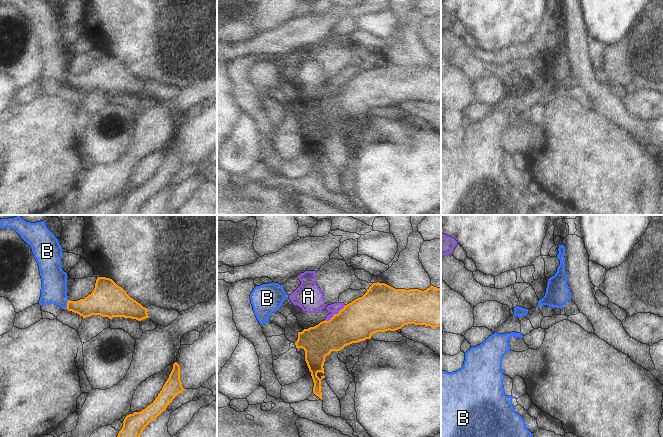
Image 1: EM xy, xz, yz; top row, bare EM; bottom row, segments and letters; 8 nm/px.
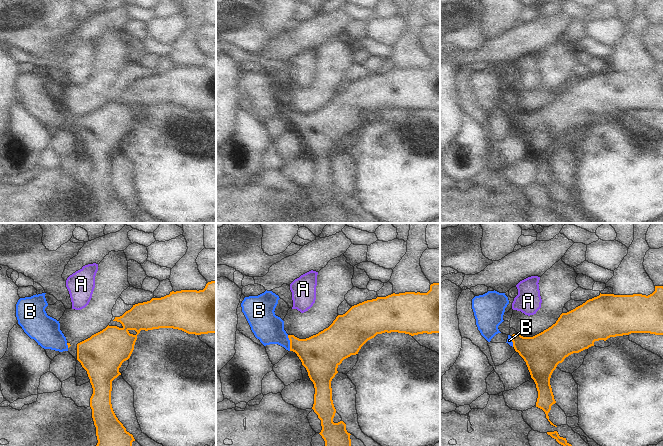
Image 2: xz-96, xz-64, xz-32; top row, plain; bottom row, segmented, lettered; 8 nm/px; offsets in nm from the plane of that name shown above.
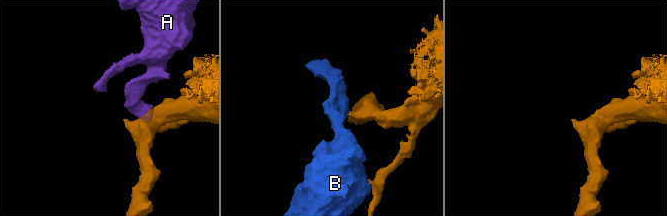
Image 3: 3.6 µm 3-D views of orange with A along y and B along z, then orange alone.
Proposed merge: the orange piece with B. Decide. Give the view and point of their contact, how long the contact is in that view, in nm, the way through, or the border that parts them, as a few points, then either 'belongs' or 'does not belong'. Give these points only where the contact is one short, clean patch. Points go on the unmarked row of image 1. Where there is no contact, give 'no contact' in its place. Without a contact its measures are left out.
contact xy (67, 80); length 80 nm; border xy (68, 75), (65, 84); does not belong

